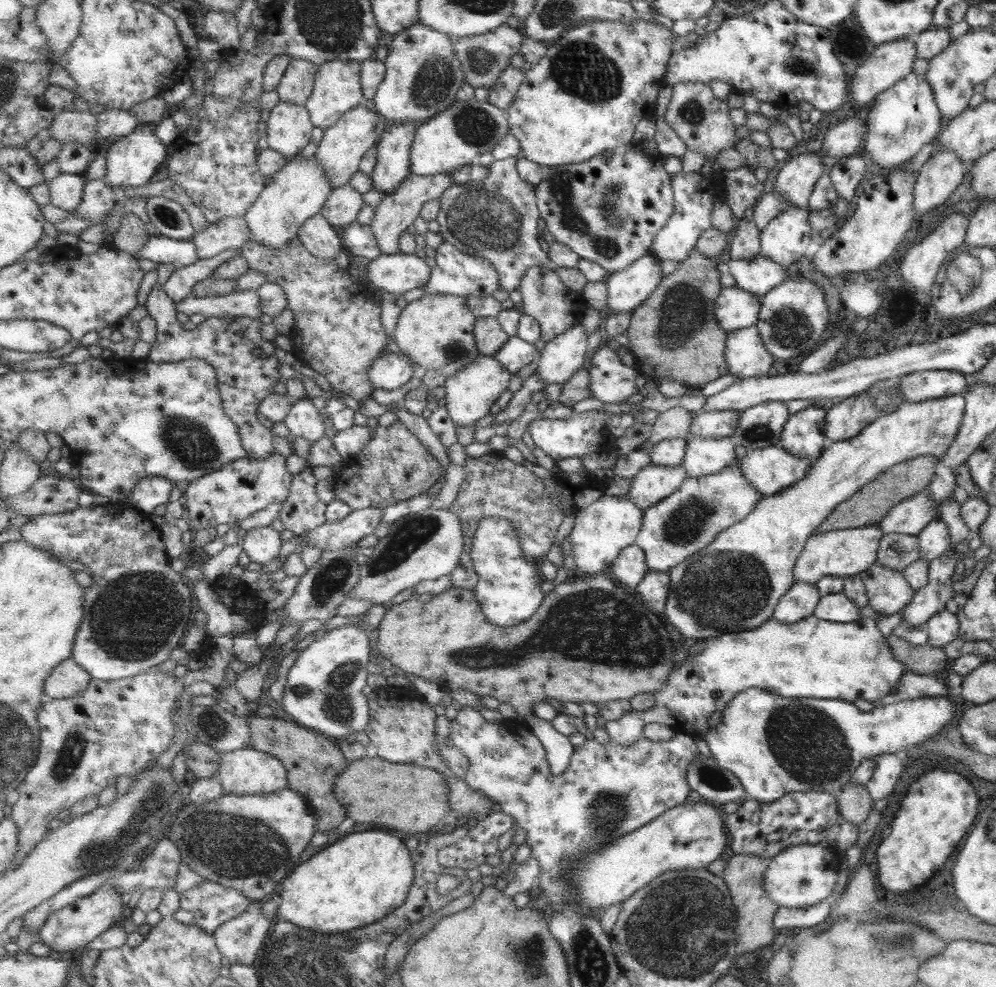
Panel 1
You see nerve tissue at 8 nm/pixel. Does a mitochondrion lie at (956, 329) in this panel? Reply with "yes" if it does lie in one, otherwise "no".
no

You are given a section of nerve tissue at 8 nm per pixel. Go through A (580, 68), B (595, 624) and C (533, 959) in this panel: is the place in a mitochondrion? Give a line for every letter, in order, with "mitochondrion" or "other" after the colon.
A: mitochondrion
B: mitochondrion
C: mitochondrion

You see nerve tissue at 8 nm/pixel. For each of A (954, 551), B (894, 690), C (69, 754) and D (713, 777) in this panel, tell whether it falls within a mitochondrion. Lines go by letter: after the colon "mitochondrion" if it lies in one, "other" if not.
A: other
B: other
C: mitochondrion
D: mitochondrion

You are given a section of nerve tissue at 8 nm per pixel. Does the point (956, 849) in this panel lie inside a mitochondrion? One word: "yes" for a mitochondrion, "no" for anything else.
no

